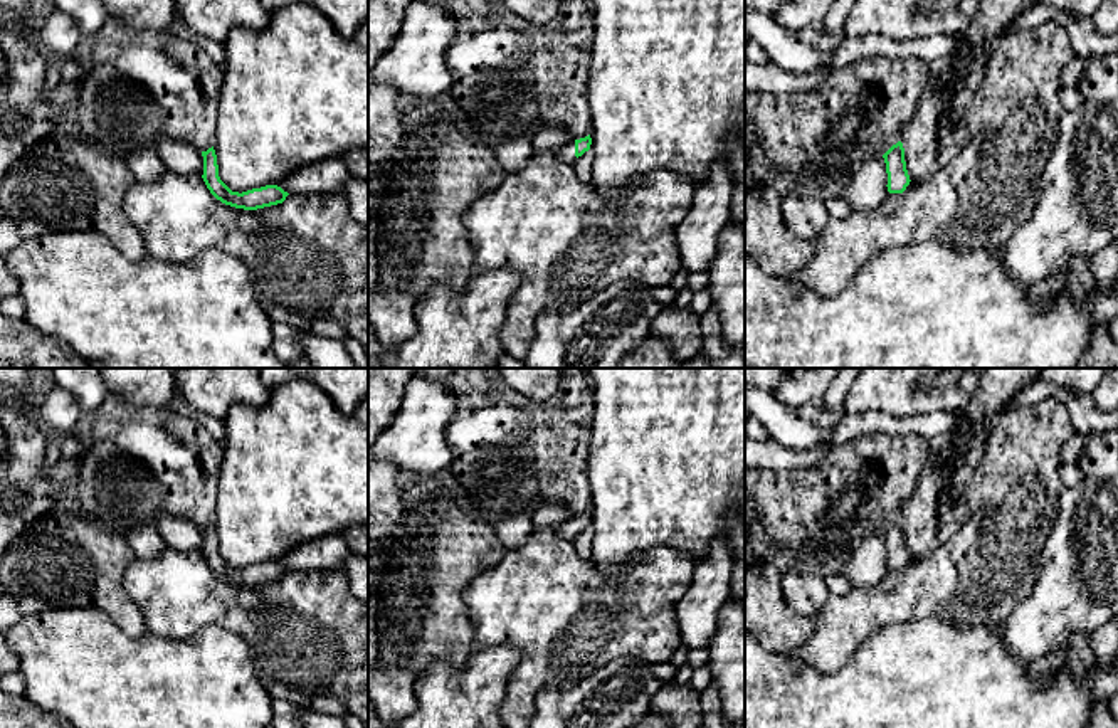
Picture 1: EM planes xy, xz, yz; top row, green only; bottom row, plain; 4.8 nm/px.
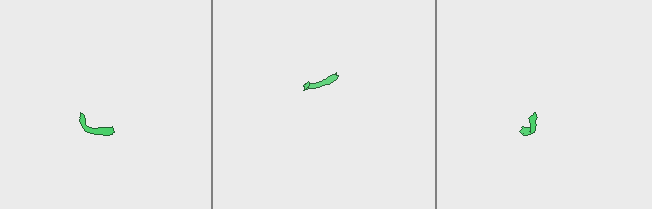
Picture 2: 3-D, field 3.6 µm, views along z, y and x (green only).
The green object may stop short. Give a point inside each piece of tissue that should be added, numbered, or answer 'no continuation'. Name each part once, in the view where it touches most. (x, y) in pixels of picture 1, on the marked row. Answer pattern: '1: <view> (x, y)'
1: xz (567, 152)

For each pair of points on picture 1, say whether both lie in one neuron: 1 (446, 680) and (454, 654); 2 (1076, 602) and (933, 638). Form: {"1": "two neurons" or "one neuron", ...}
{"1": "two neurons", "2": "two neurons"}

